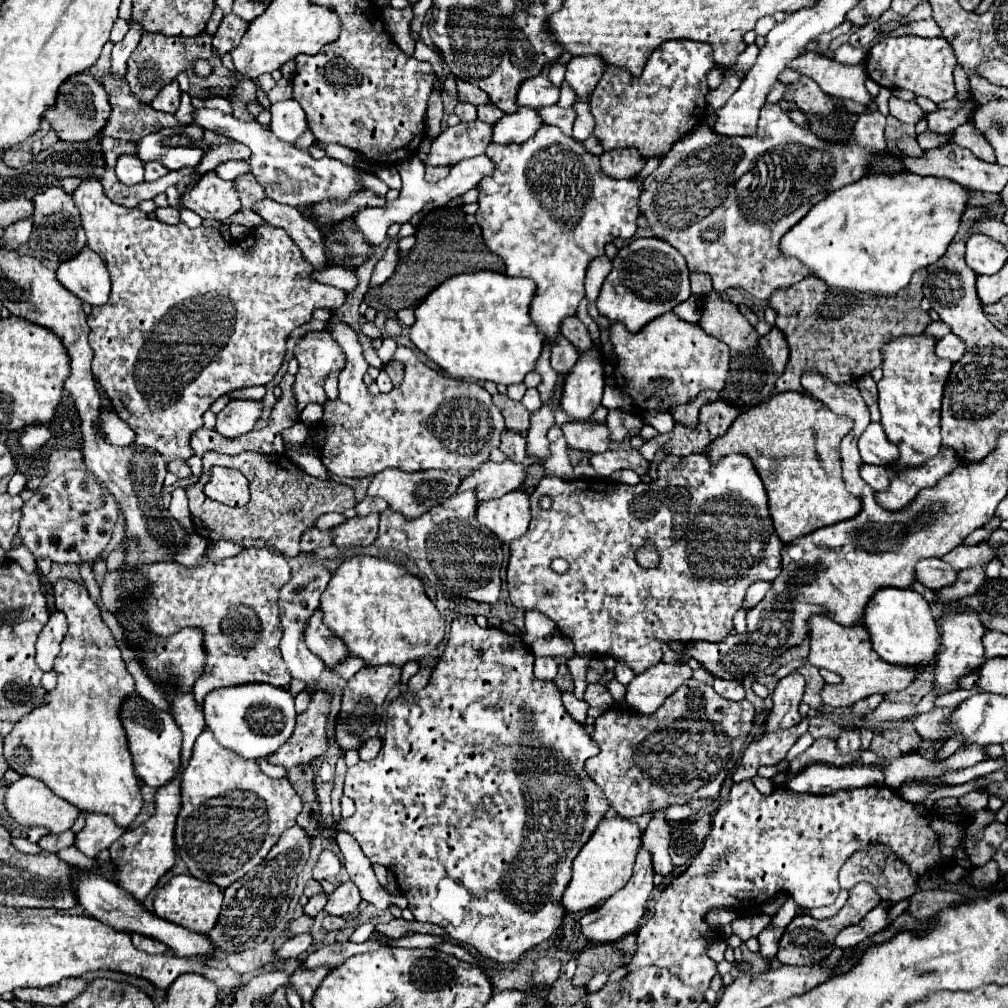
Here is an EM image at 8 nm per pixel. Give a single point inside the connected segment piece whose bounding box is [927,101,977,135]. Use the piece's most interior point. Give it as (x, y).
(942, 121)

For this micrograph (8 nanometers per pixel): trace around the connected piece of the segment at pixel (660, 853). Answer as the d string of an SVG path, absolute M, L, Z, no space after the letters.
M653 813L651 823L643 831L641 847L649 851L653 859L653 871L657 875L669 875L673 869L671 857L669 857L669 841L671 841L671 829L661 813Z

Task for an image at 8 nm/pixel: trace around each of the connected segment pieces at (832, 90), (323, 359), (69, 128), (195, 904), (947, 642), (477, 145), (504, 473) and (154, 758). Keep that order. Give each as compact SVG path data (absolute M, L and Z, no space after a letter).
M809 53L793 63L793 69L813 77L827 95L851 99L861 105L875 103L875 97L869 95L863 85L863 81L867 79L863 65L843 65L829 57Z
M309 331L305 337L301 337L295 345L295 357L299 361L299 371L295 375L293 383L293 397L297 401L297 415L309 405L309 403L319 403L323 405L327 401L327 393L323 389L323 383L329 373L341 371L345 367L345 355L333 343L333 337L327 331Z
M77 73L61 83L55 105L47 107L43 117L55 129L61 141L89 141L97 133L101 133L101 129L107 125L111 117L109 95L105 93L103 85L89 73Z
M175 875L167 885L163 885L155 895L155 915L171 921L175 925L187 927L189 931L197 933L209 933L215 927L215 921L219 917L223 903L223 893L217 885L195 879L193 875Z
M949 601L941 605L943 605L943 615L939 619L939 629L941 629L943 649L941 649L941 657L937 657L937 663L935 663L935 687L943 695L947 691L957 689L959 675L965 675L983 665L985 655L983 655L981 637L985 633L985 627L977 611L973 611L971 607L961 607L959 601Z
M477 121L447 127L431 141L431 151L425 157L425 167L449 167L463 159L483 155L491 143L491 125Z
M525 459L523 465L515 465L511 461L505 463L483 463L477 471L473 471L469 477L465 477L457 489L457 493L463 491L473 491L477 493L477 503L489 501L489 499L499 499L511 491L515 491L523 477L525 477L525 467L531 465L533 459Z
M131 693L121 705L119 719L123 723L123 729L129 741L129 751L133 755L137 777L145 785L155 789L171 781L179 771L179 757L181 757L181 731L173 721L173 717L167 711L157 709L153 703L149 703L141 695Z

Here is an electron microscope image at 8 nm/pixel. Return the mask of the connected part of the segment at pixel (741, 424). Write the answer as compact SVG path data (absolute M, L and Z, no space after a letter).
M781 393L741 413L723 437L717 437L713 443L709 443L709 447L705 449L705 455L711 463L717 463L719 459L731 453L741 453L753 461L767 491L769 515L773 519L775 533L783 543L791 543L793 539L807 535L815 529L821 529L825 525L833 525L837 521L851 519L853 515L857 515L861 501L849 495L849 491L845 489L845 483L841 477L841 457L839 457L839 443L849 433L849 427L851 427L849 419L833 415L833 411L825 407L825 403L809 395Z

